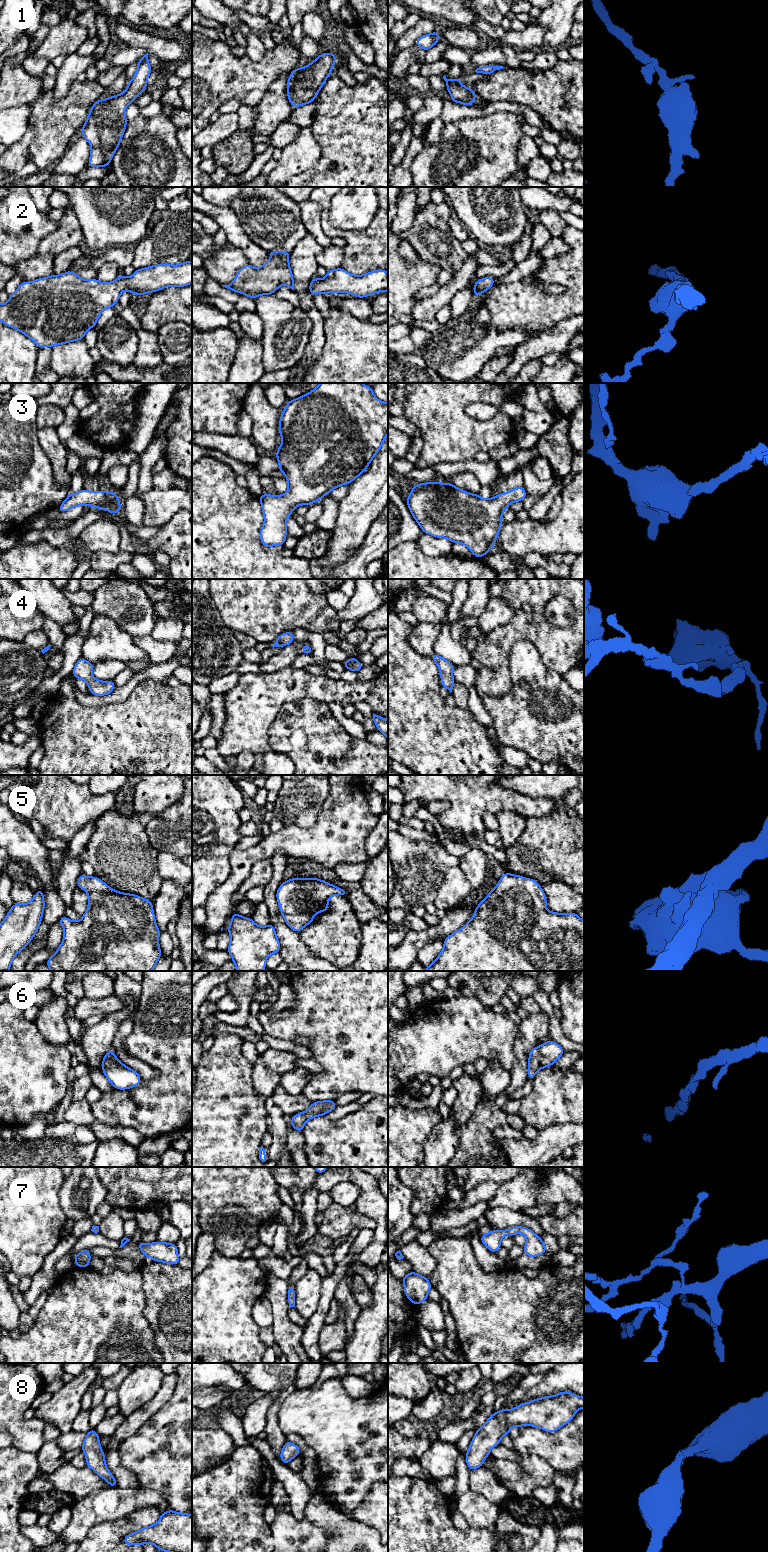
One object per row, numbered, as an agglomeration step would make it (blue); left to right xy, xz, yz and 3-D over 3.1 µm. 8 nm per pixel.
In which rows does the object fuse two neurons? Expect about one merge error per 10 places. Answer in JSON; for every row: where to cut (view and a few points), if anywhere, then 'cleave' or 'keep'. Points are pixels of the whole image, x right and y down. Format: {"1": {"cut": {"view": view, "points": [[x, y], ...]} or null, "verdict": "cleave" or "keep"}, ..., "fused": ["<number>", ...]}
{"1": {"cut": null, "verdict": "keep"}, "2": {"cut": null, "verdict": "keep"}, "3": {"cut": null, "verdict": "keep"}, "4": {"cut": null, "verdict": "keep"}, "5": {"cut": null, "verdict": "keep"}, "6": {"cut": null, "verdict": "keep"}, "7": {"cut": null, "verdict": "keep"}, "8": {"cut": null, "verdict": "keep"}, "fused": []}

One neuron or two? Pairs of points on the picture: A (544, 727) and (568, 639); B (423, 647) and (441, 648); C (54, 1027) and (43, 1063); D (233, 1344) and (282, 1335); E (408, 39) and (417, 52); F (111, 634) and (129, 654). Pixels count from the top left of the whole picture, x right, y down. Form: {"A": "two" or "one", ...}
{"A": "two", "B": "two", "C": "two", "D": "two", "E": "two", "F": "one"}

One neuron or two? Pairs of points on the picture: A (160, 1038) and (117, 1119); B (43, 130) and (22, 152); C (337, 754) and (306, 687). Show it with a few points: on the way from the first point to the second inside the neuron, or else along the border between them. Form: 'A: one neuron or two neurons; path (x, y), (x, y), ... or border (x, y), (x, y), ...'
A: one neuron; path (163, 1059), (163, 1078), (138, 1103)
B: two neurons; border (30, 125), (34, 131), (34, 139), (28, 154)
C: two neurons; border (289, 701), (313, 698), (323, 701), (328, 705)

